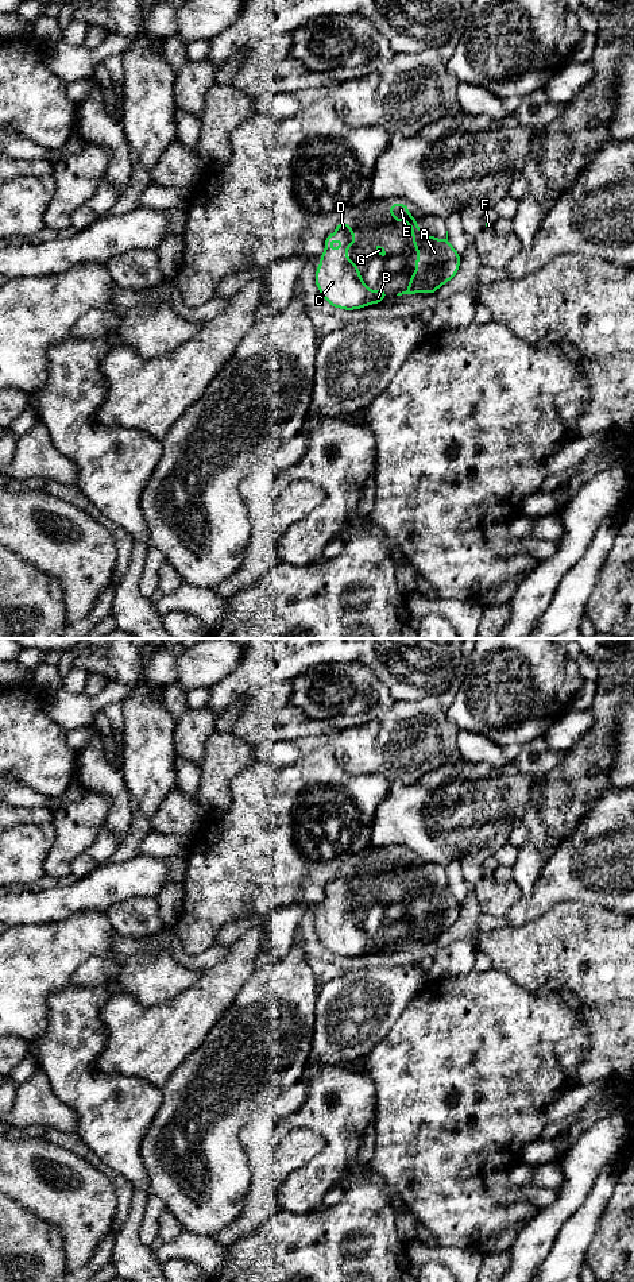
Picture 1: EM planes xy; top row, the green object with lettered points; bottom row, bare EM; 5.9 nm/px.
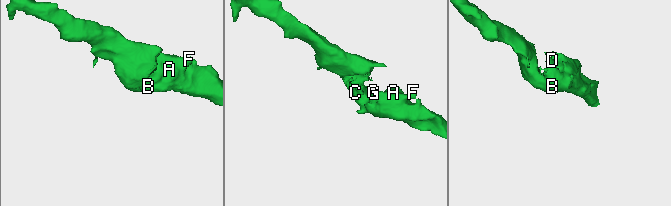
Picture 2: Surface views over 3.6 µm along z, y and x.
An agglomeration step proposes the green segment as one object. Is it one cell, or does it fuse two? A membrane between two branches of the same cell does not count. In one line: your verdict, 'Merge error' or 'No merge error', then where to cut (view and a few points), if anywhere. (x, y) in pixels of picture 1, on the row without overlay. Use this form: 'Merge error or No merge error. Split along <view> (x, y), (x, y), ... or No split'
No merge error. No split

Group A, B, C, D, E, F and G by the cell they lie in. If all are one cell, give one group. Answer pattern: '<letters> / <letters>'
A B C D E F G

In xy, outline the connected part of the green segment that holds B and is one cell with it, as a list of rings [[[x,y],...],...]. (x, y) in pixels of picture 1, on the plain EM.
[[[339,868],[336,879],[325,885],[325,897],[316,919],[316,932],[321,943],[330,954],[345,958],[378,951],[388,943],[383,937],[370,938],[356,911],[348,907],[347,896],[355,892],[355,884],[349,872]]]

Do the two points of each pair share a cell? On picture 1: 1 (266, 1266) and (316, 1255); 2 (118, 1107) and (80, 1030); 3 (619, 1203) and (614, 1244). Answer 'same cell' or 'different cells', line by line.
1: same cell
2: same cell
3: same cell

